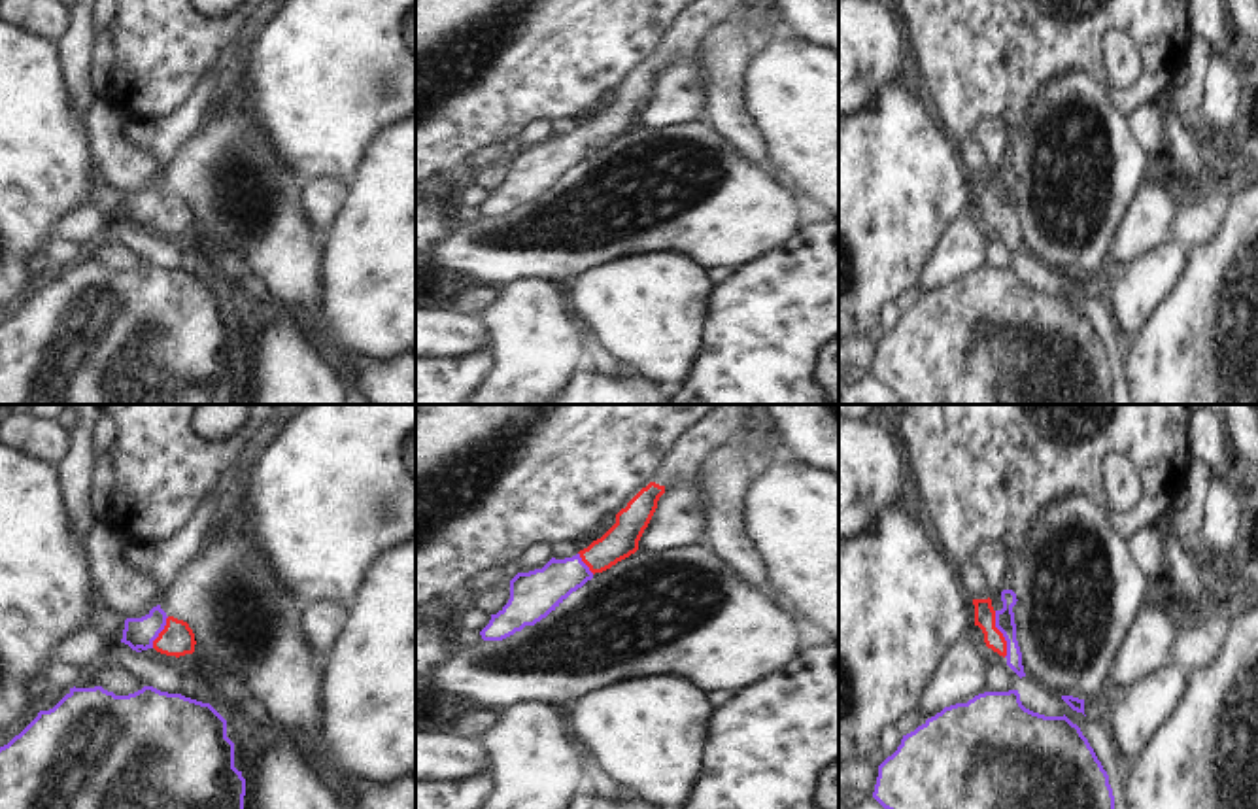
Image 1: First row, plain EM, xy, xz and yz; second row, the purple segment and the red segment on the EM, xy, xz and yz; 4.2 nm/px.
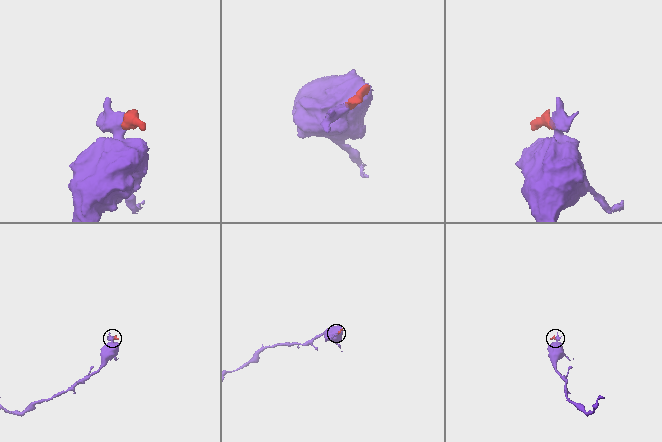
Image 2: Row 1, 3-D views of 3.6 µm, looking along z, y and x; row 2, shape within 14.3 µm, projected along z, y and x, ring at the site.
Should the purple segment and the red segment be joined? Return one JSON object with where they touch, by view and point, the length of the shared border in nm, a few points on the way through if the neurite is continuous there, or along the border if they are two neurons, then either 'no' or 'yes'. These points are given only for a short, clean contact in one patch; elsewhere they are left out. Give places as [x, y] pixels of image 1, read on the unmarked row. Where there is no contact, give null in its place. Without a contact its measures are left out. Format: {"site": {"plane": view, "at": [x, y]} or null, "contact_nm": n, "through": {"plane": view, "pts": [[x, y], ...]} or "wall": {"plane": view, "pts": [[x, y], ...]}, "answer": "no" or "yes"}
{"site": {"plane": "yz", "at": [1002, 208]}, "contact_nm": 200, "through": {"plane": "yz", "pts": [[1005, 193], [1002, 208], [985, 193]]}, "answer": "yes"}

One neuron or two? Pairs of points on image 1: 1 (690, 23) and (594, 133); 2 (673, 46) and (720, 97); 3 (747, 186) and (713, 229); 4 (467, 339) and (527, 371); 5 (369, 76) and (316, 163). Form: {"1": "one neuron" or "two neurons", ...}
{"1": "one neuron", "2": "two neurons", "3": "one neuron", "4": "two neurons", "5": "one neuron"}

